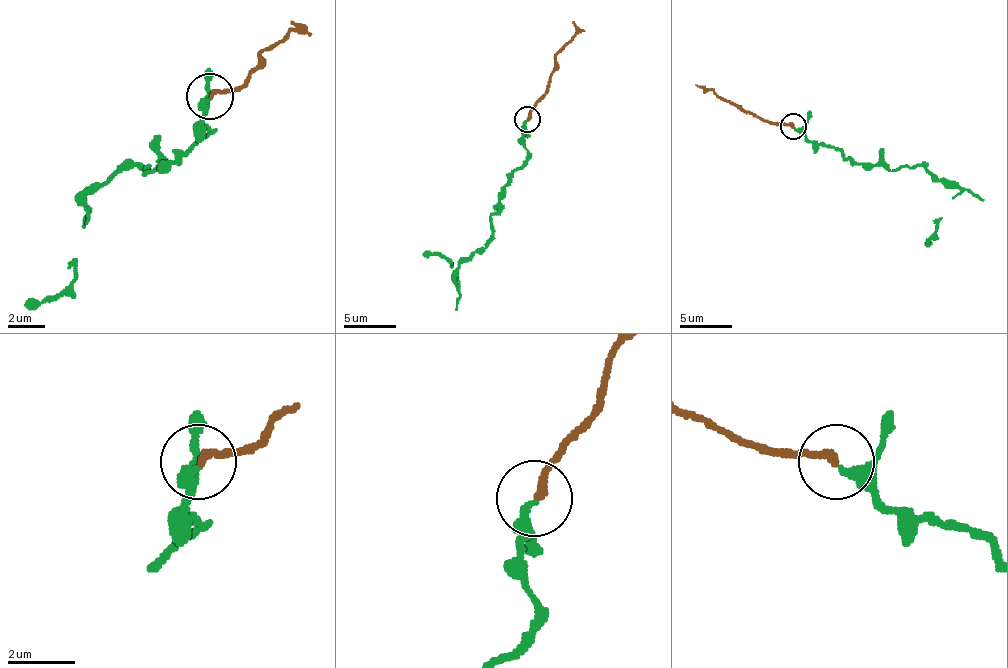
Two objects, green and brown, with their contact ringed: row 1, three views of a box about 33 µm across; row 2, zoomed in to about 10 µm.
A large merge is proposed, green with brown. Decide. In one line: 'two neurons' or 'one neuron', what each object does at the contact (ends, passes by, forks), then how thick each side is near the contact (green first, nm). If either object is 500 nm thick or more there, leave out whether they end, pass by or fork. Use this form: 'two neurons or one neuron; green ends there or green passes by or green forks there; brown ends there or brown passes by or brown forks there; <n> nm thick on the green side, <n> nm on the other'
one neuron; green passes by; brown ends there; 240 nm thick on the green side, 240 nm on the other

